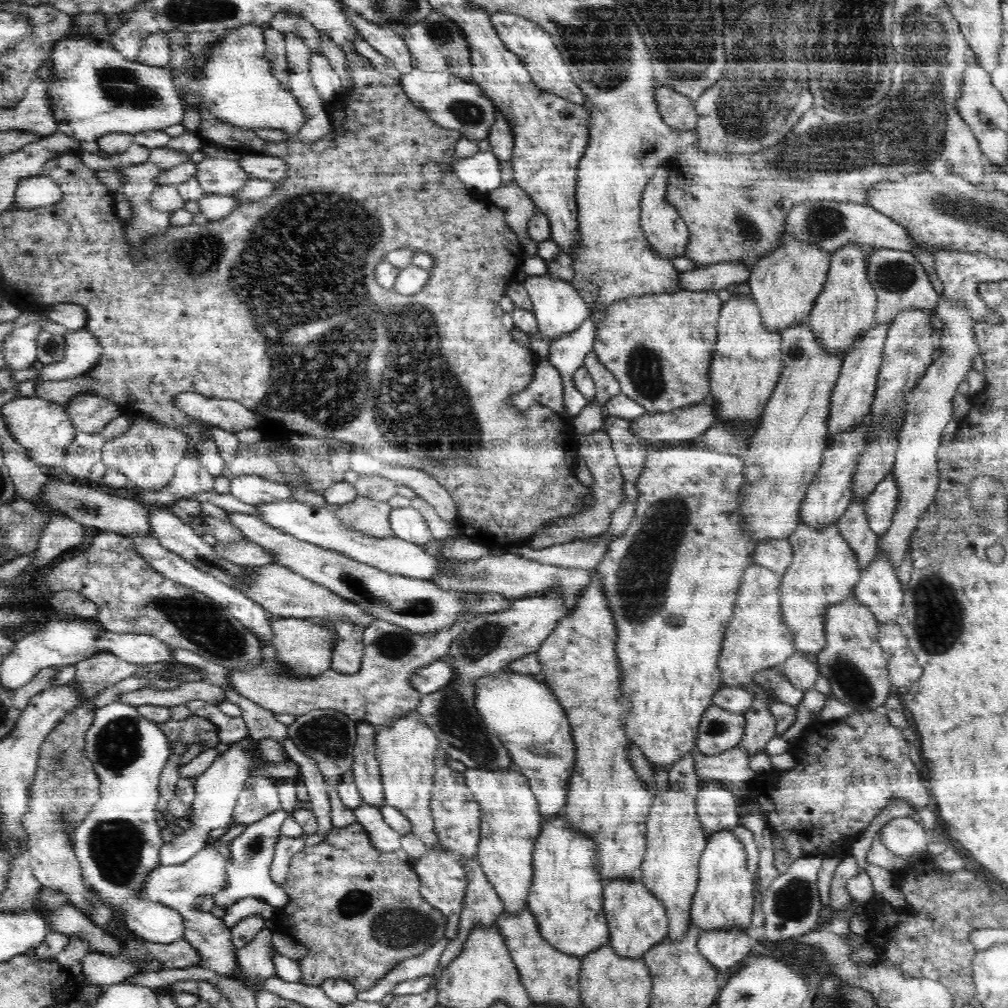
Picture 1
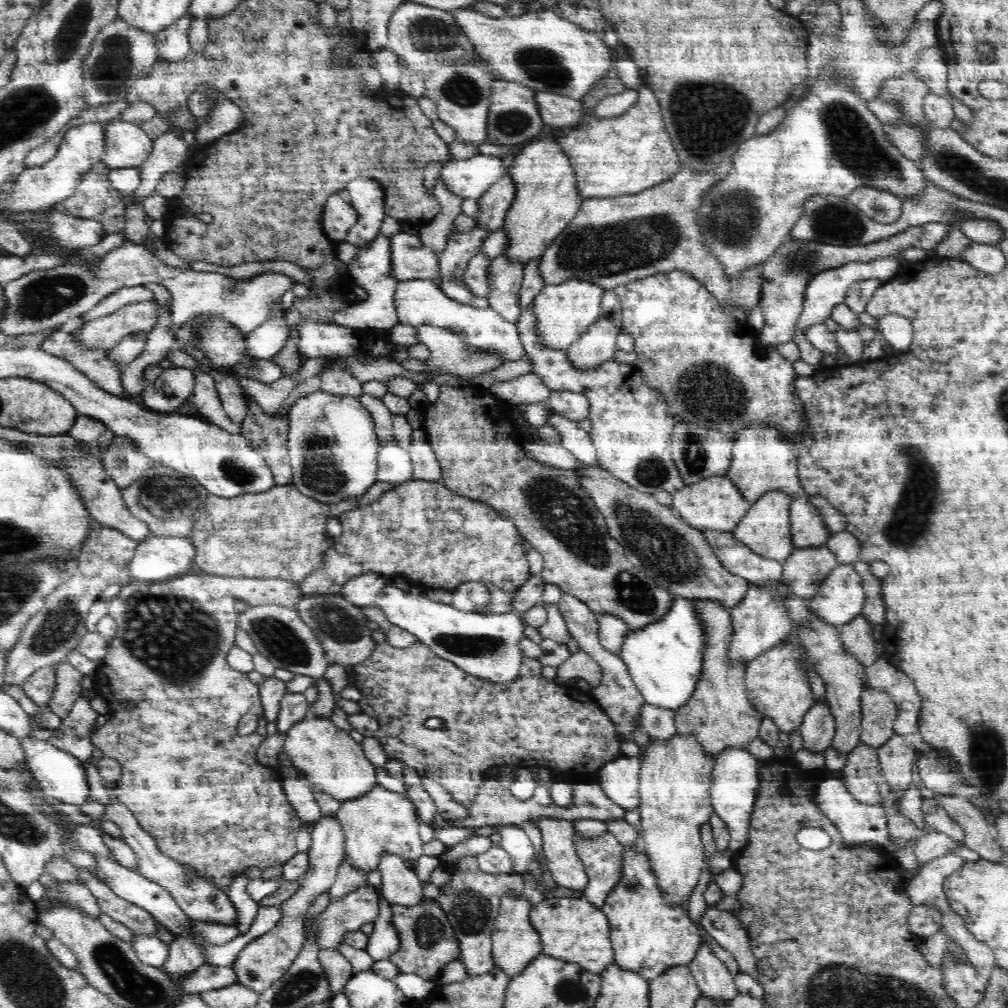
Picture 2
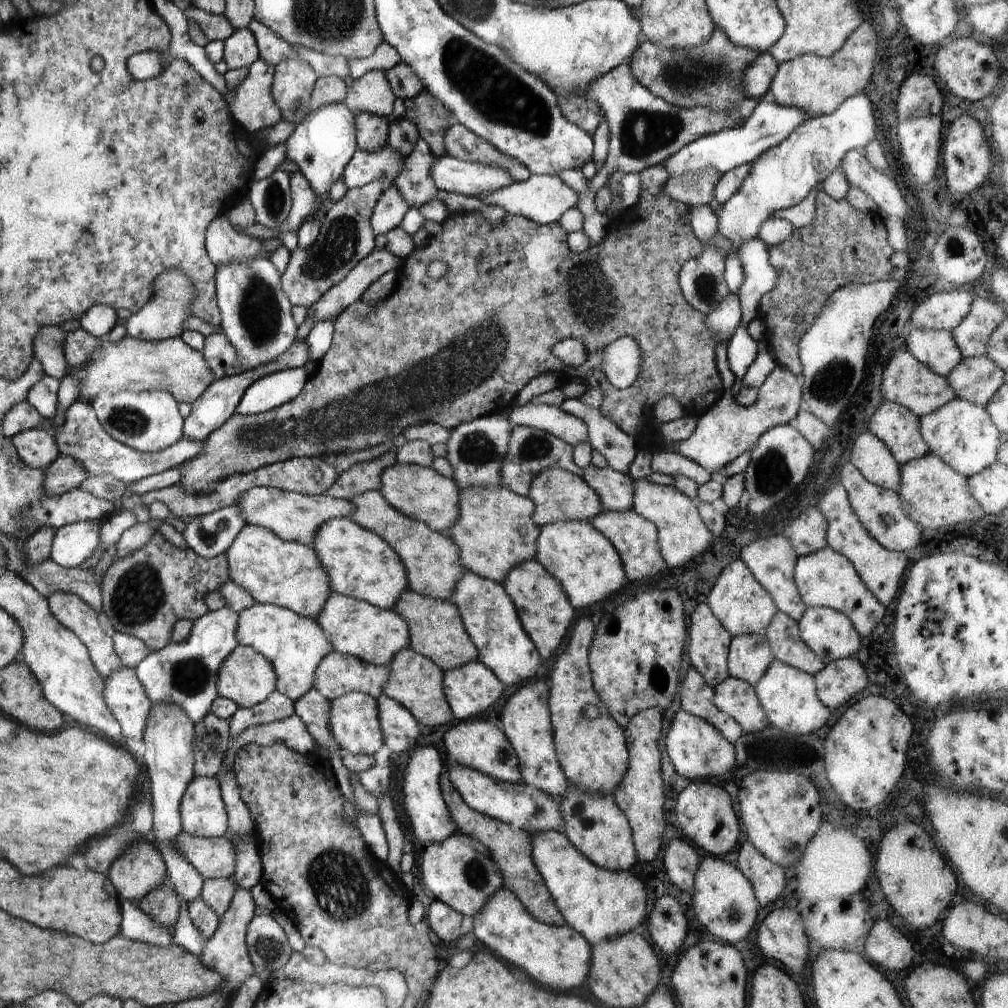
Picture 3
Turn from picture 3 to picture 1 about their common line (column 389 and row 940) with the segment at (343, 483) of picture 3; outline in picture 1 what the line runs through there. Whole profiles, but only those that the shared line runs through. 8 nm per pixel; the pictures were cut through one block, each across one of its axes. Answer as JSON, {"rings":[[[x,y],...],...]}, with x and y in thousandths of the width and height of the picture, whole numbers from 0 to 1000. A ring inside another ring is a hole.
{"rings":[[[470,849],[468,853],[460,853],[460,860],[462,860],[462,866],[464,866],[464,879],[462,879],[462,889],[460,889],[460,897],[458,897],[458,905],[455,913],[455,924],[454,927],[444,936],[444,938],[440,941],[438,949],[437,950],[436,956],[433,962],[430,964],[430,970],[437,972],[438,963],[453,950],[462,937],[462,931],[464,927],[475,919],[476,921],[486,921],[488,917],[491,917],[494,911],[494,907],[500,904],[500,898],[496,888],[491,884],[491,881],[486,877],[486,874],[482,871],[479,866],[477,859],[475,858],[474,851]]]}

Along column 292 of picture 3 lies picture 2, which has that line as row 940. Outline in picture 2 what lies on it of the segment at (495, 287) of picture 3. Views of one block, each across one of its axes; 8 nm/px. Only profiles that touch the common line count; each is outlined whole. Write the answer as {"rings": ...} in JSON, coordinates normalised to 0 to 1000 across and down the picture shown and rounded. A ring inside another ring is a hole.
{"rings":[[[421,892],[410,900],[388,897],[389,919],[395,926],[397,938],[386,953],[395,959],[397,965],[415,966],[423,972],[434,972],[438,962],[449,951],[456,949],[456,938],[450,922],[439,901],[429,892]]]}

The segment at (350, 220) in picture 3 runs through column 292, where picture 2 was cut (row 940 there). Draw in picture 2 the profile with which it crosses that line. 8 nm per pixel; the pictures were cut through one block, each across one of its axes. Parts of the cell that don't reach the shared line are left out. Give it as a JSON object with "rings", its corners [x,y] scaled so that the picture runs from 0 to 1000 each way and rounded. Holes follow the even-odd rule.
{"rings":[[[319,810],[319,813],[315,813],[309,822],[306,863],[298,872],[297,882],[277,899],[280,906],[278,915],[270,923],[251,931],[242,938],[240,942],[237,942],[236,949],[230,956],[236,975],[259,985],[284,966],[303,938],[304,924],[302,923],[305,912],[302,912],[302,909],[304,905],[312,897],[315,887],[326,884],[329,877],[333,875],[337,856],[341,852],[341,839],[343,839],[343,830],[339,827],[339,819],[334,811]]]}

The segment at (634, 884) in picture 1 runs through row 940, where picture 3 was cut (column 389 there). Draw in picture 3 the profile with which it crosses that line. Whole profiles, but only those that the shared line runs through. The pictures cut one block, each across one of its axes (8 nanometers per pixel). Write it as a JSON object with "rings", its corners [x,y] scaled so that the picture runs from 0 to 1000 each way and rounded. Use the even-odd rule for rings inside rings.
{"rings":[[[327,587],[312,615],[325,632],[331,646],[373,661],[384,660],[396,645],[406,642],[405,620],[393,606],[378,604],[354,593]]]}

